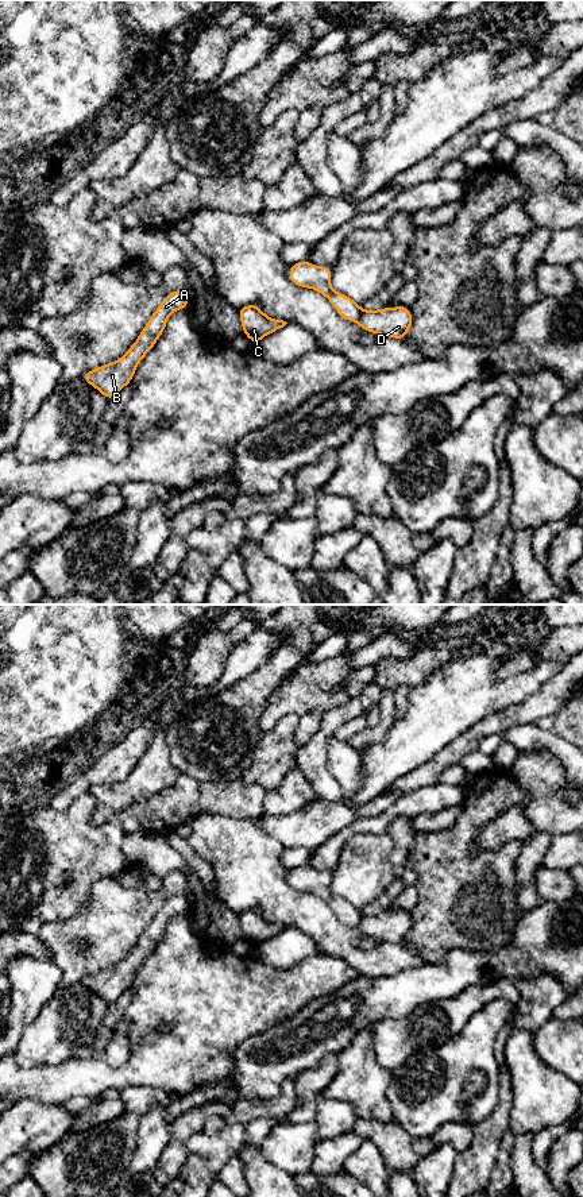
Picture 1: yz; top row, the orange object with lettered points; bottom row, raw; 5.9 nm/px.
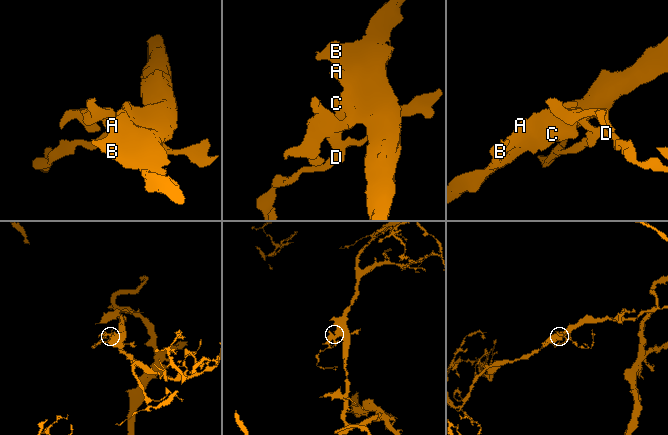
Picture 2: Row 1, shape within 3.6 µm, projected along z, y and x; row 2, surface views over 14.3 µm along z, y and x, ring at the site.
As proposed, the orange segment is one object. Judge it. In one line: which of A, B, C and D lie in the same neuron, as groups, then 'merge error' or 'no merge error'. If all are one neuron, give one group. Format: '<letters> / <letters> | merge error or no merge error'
A B C / D | merge error

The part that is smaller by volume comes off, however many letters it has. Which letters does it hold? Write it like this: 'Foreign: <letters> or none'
Foreign: D

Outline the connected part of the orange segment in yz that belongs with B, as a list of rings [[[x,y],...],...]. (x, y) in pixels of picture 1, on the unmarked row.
[[[184,893],[169,897],[155,914],[131,953],[120,964],[86,976],[82,984],[97,993],[107,1004],[115,1003],[124,991],[131,988],[136,970],[157,949],[170,919],[175,915],[186,914],[188,908],[189,904]]]

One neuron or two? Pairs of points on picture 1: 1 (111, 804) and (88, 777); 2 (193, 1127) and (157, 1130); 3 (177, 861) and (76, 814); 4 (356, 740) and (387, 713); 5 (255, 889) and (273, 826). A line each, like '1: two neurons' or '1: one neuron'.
1: two neurons
2: two neurons
3: two neurons
4: one neuron
5: two neurons

